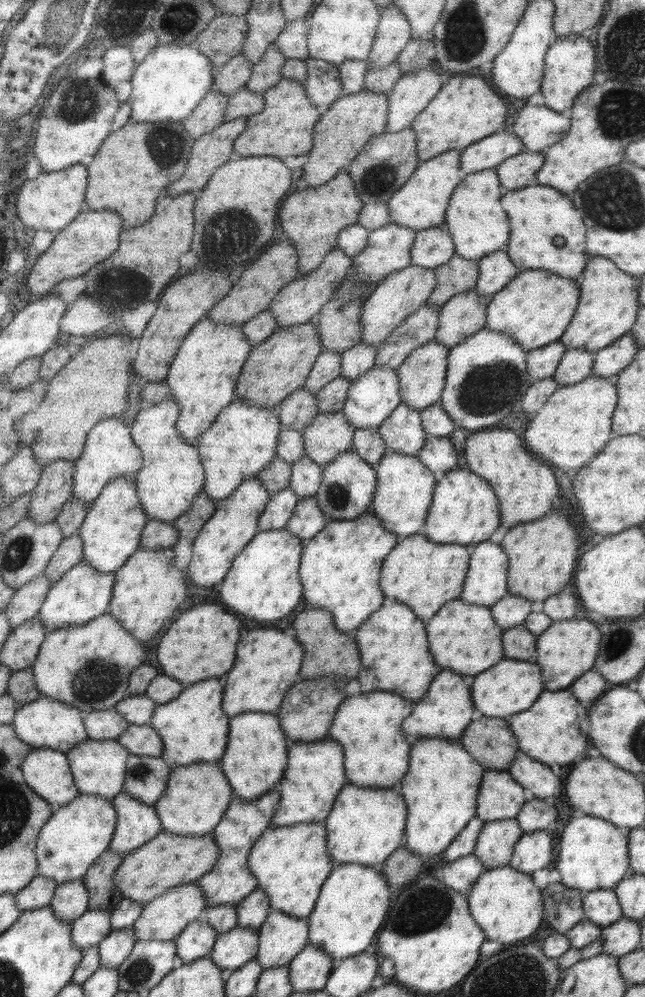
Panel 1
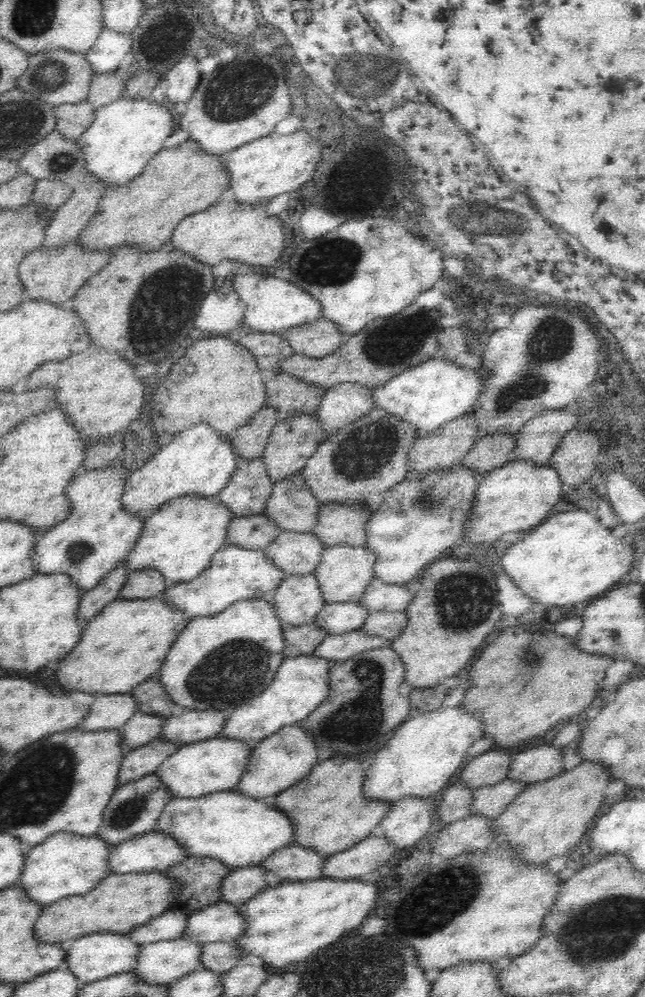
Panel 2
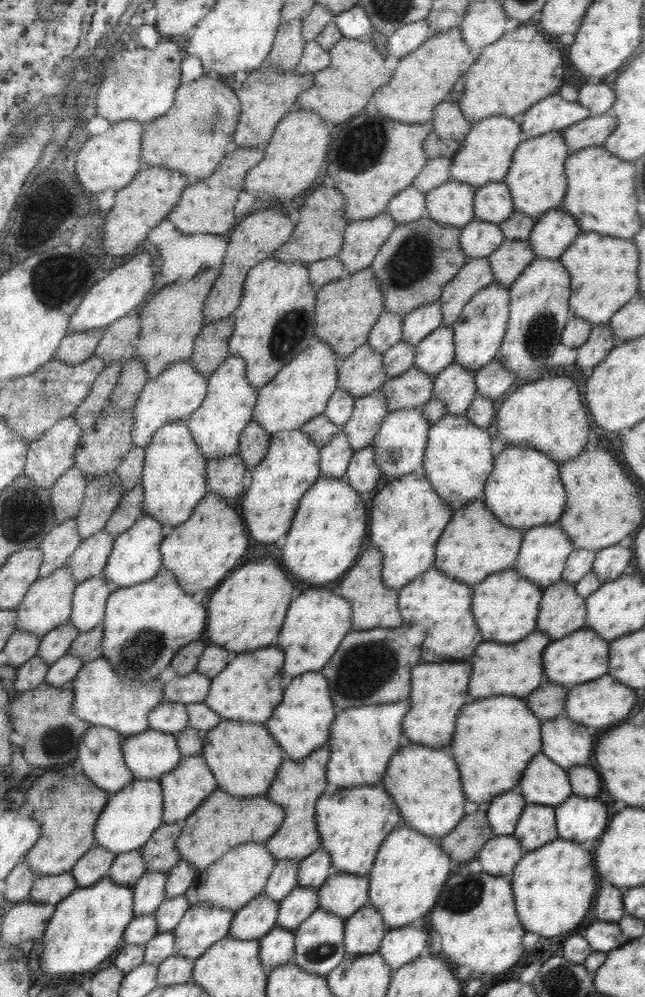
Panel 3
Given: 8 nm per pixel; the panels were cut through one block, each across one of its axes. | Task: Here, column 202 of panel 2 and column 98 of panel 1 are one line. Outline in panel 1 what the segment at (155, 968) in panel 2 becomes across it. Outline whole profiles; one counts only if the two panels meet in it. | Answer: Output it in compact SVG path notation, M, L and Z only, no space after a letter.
M131 927L113 931L97 944L101 968L116 968L131 953L135 945Z

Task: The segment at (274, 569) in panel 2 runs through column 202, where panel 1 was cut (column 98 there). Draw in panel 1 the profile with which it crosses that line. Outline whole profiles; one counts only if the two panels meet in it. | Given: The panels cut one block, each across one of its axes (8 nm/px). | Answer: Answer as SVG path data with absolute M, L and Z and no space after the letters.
M80 561L67 570L59 580L51 584L36 617L44 624L47 632L64 626L82 625L106 612L111 600L114 574L101 574L93 570L87 561Z

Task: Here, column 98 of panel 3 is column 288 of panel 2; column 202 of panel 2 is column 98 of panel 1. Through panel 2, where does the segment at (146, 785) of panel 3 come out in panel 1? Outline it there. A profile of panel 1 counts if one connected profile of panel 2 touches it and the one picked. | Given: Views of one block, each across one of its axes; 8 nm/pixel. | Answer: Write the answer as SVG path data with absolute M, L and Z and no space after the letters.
M79 793L65 806L53 810L36 836L36 876L49 878L55 884L81 880L87 868L108 848L115 823L115 809L111 800L95 795Z

